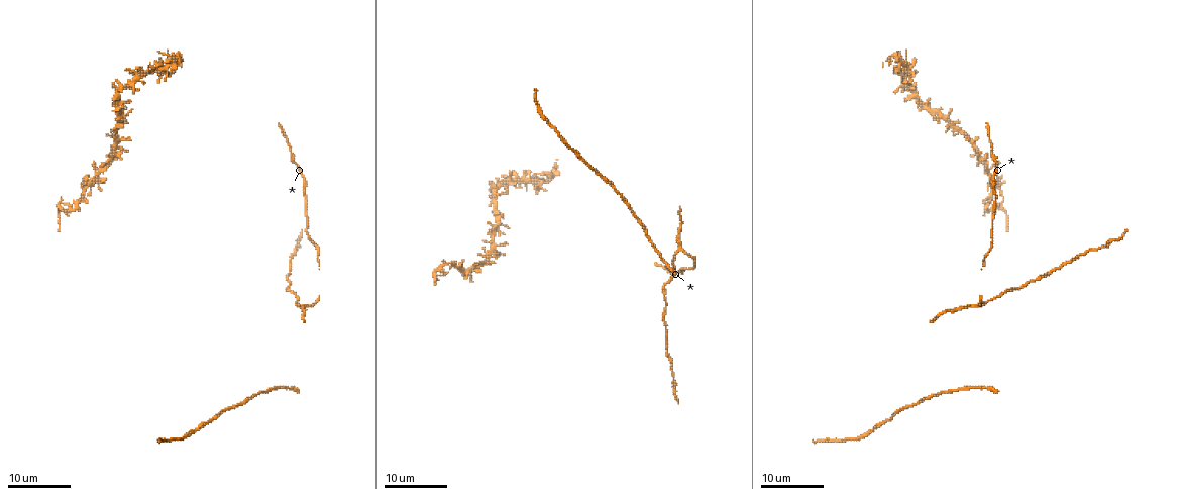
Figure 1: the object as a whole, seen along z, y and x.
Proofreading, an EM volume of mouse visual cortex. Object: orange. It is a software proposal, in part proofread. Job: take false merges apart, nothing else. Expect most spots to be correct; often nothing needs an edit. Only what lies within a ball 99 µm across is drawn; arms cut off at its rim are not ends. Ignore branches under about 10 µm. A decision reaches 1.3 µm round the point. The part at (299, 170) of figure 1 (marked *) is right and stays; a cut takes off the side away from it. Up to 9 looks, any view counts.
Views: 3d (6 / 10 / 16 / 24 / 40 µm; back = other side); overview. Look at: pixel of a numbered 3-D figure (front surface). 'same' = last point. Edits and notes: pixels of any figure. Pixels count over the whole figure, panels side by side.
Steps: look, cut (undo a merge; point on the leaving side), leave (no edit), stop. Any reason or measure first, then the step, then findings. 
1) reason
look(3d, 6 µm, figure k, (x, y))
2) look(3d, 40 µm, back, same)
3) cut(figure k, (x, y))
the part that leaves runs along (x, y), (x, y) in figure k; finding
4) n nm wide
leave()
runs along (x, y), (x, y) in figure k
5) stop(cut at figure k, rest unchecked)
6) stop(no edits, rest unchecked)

sudden change in width
look(3d, 16 µm, figure 1, (291, 257))

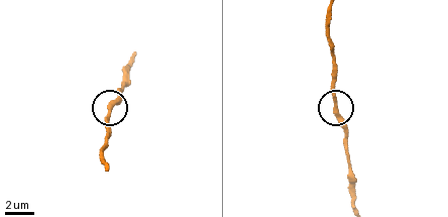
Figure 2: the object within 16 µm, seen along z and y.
zoom in
look(3d, 6 µm, figure 2, (338, 112))

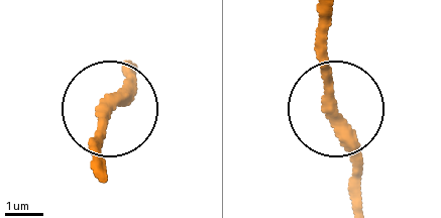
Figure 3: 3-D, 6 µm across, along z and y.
leave()
runs along (319, 17), (319, 65), (347, 132), (357, 187) in figure 3; continuous, no second cell

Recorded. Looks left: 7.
sudden change in width
look(3d, 16 µm, figure 1, (664, 298))

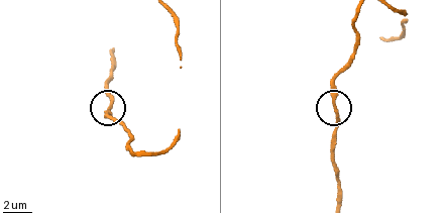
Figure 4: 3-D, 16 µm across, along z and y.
look(3d, 10 µm, figure 4, (334, 104))

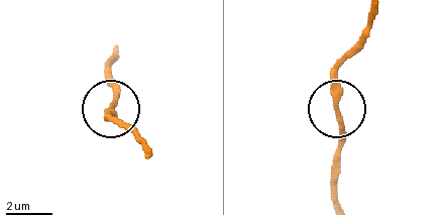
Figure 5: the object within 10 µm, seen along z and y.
leave()
all the same cell

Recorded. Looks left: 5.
thick turns thin
look(3d, 24 µm, figure 1, (208, 421))

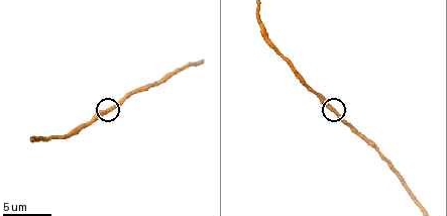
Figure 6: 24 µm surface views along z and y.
look(3d, 6 µm, figure 6, (333, 110))

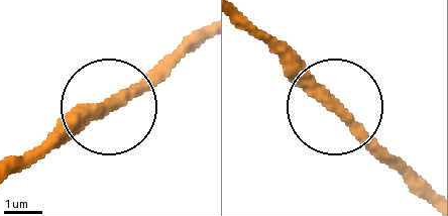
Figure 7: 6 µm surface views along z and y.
leave()
one cell here

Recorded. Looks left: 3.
sudden change in width
look(3d, 16 µm, figure 1, (544, 188))

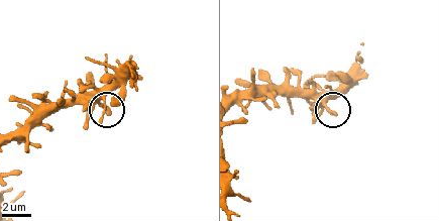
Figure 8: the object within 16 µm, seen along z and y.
look(3d, 10 µm, figure 8, (107, 109))

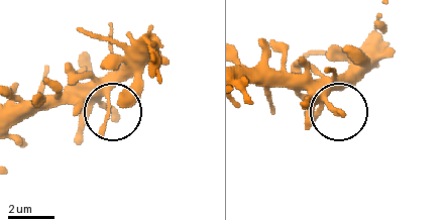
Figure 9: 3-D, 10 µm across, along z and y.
look(3d, 6 µm, figure 9, (337, 110))

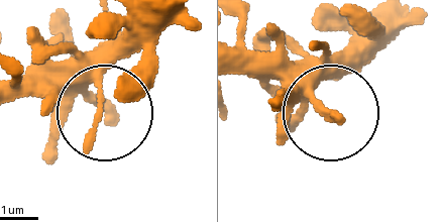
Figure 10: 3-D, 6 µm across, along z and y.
leave()
continuous, no second cell

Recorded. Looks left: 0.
stop(no edits, rest unchecked)

